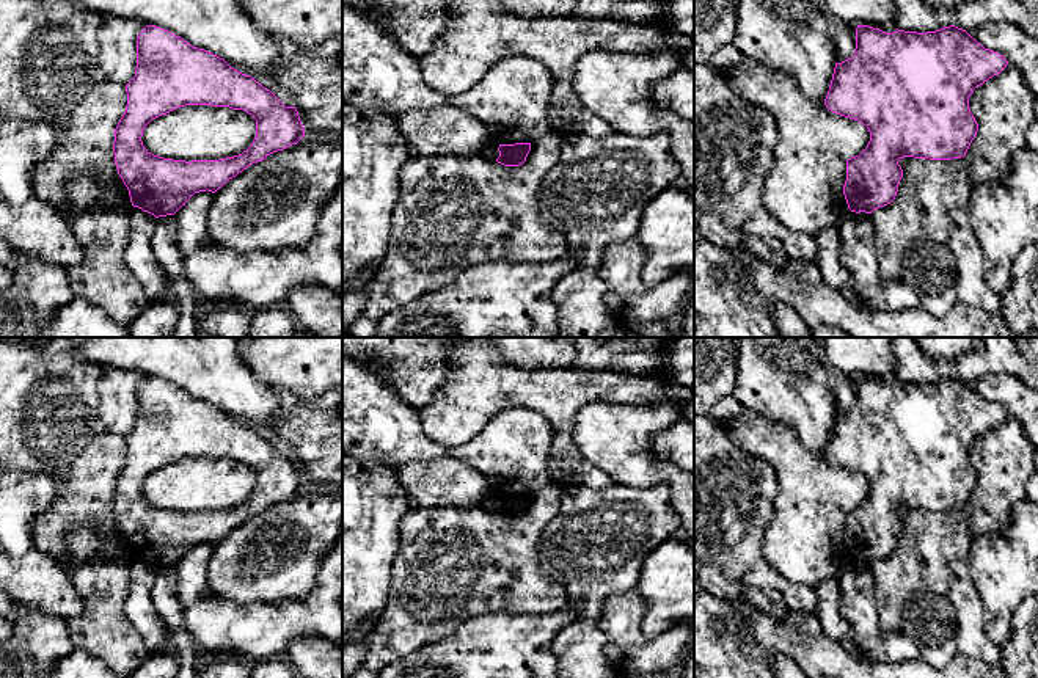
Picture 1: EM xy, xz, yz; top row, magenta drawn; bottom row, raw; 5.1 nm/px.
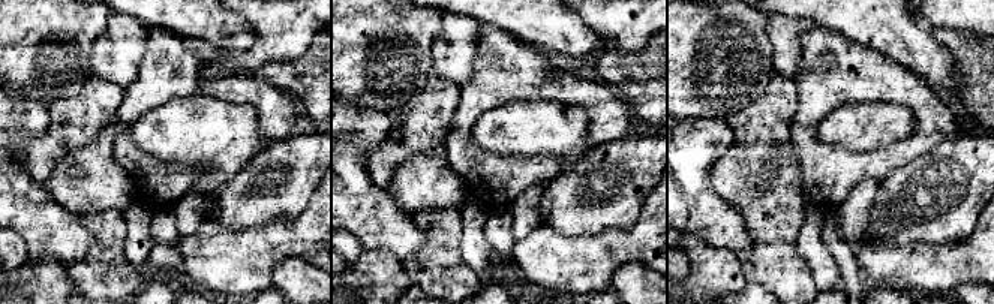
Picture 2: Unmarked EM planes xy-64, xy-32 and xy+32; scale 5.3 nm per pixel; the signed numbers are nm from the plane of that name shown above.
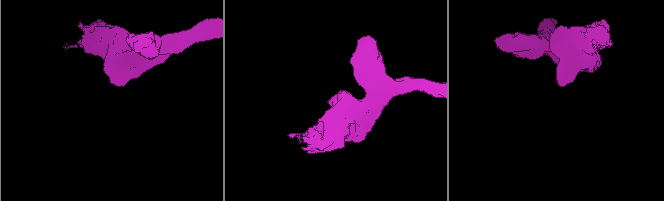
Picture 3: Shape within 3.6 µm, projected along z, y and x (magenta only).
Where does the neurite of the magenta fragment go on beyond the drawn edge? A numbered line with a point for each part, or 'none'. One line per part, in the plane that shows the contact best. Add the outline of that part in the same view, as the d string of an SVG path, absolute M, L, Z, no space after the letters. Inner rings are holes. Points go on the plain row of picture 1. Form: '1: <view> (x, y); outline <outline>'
none

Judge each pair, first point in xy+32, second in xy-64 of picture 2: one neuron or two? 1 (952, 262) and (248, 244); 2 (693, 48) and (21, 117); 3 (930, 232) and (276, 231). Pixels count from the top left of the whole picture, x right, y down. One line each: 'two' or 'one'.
1: one
2: two
3: two

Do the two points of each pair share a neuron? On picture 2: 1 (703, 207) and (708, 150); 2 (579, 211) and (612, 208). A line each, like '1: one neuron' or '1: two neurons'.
1: one neuron
2: one neuron

